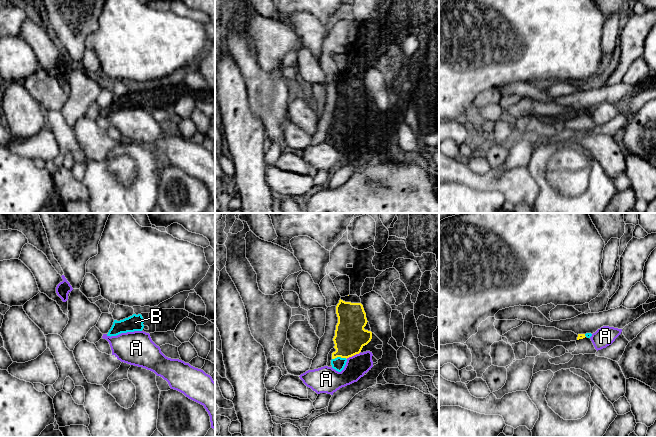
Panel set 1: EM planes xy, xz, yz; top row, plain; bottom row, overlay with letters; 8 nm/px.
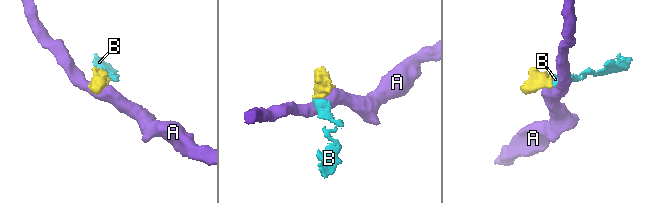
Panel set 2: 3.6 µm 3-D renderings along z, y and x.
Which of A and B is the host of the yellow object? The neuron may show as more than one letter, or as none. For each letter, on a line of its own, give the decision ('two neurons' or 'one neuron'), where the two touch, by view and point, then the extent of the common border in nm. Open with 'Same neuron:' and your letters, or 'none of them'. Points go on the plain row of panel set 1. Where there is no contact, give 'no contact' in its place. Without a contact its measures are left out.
Same neuron: B
A: two neurons | xz (353, 131) | 130 nm
B: one neuron | xz (339, 132) | 120 nm

